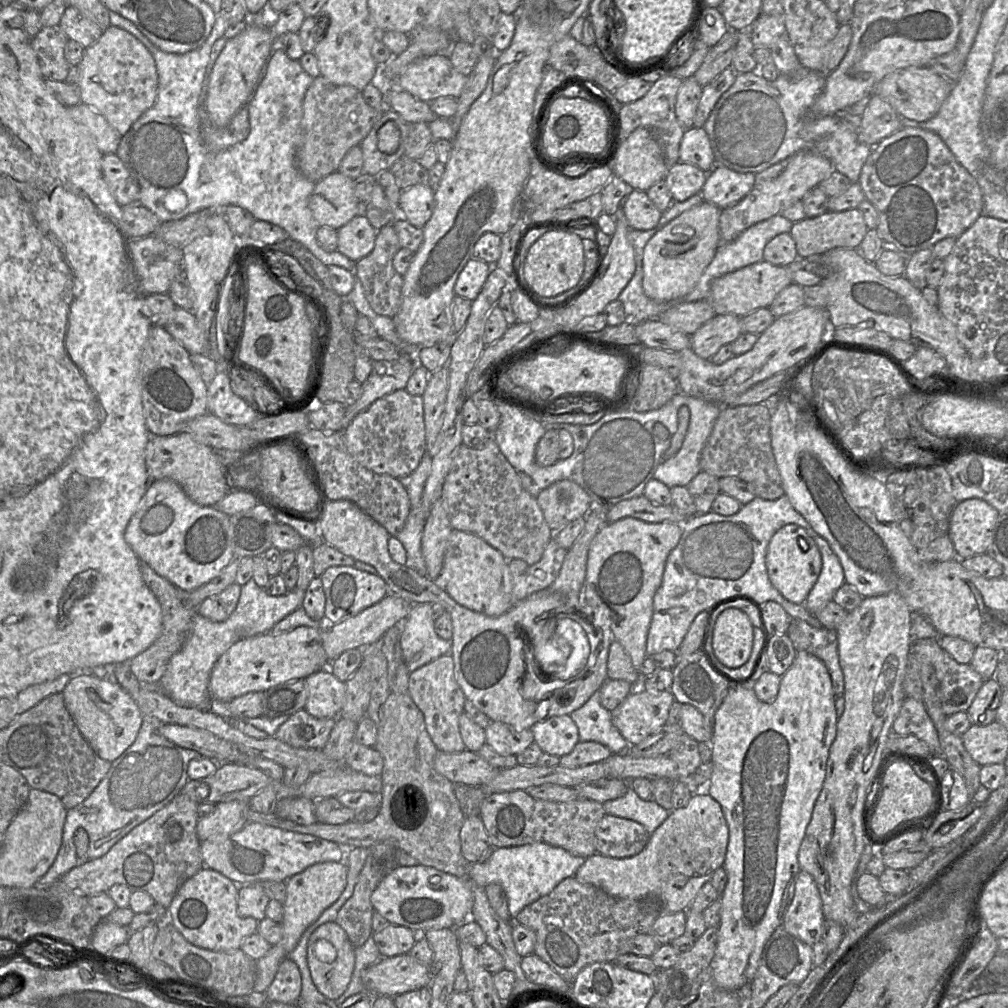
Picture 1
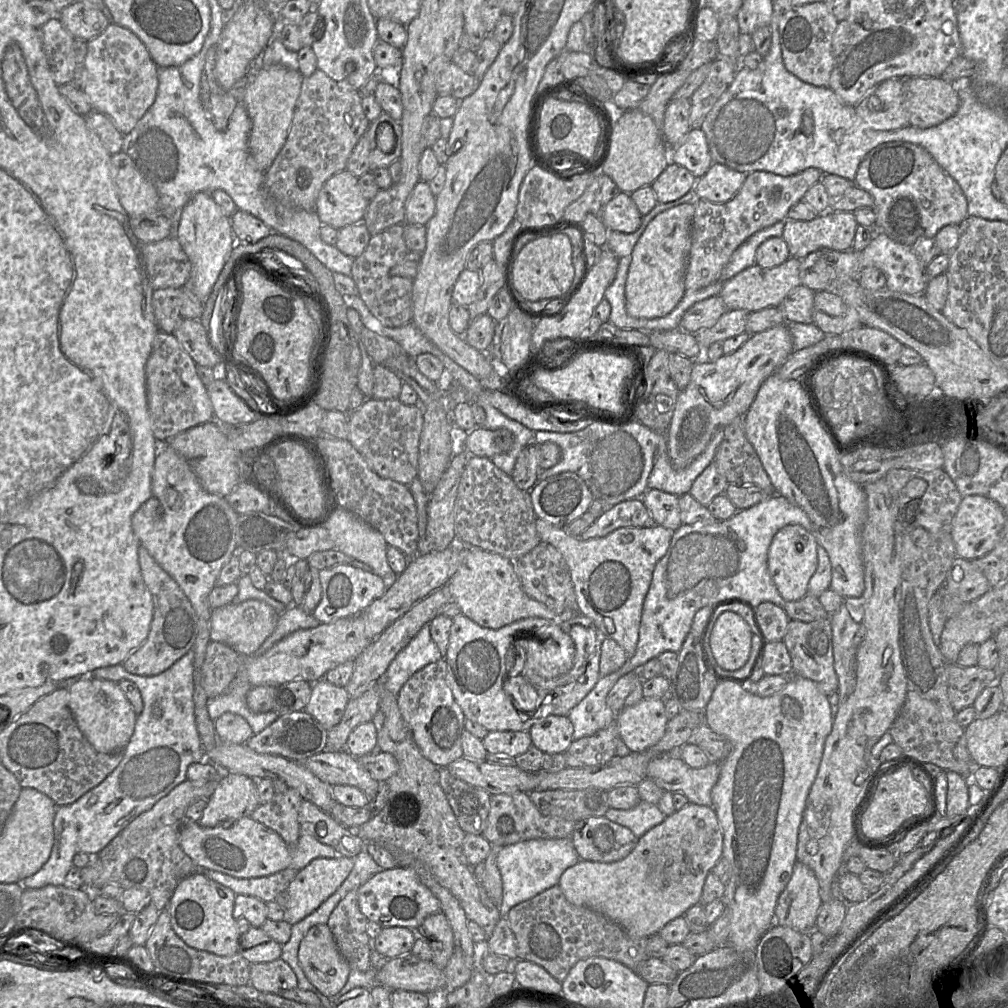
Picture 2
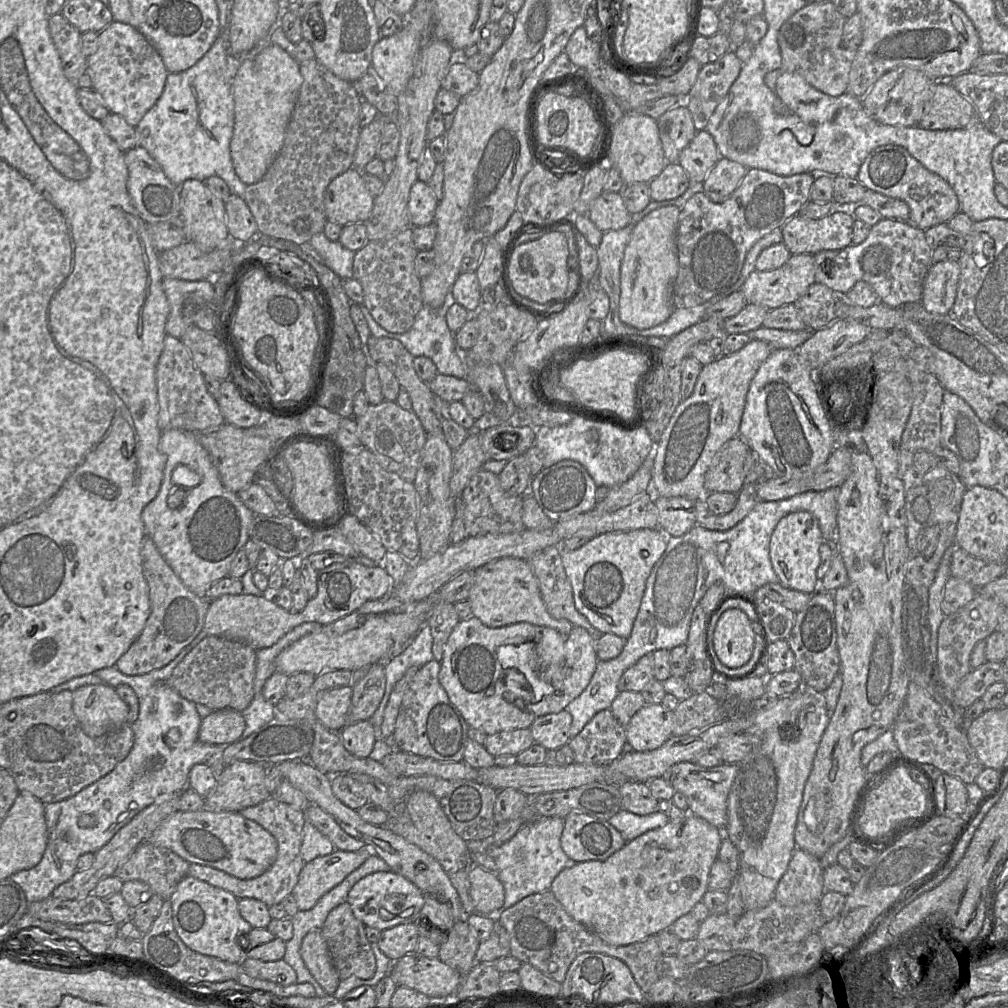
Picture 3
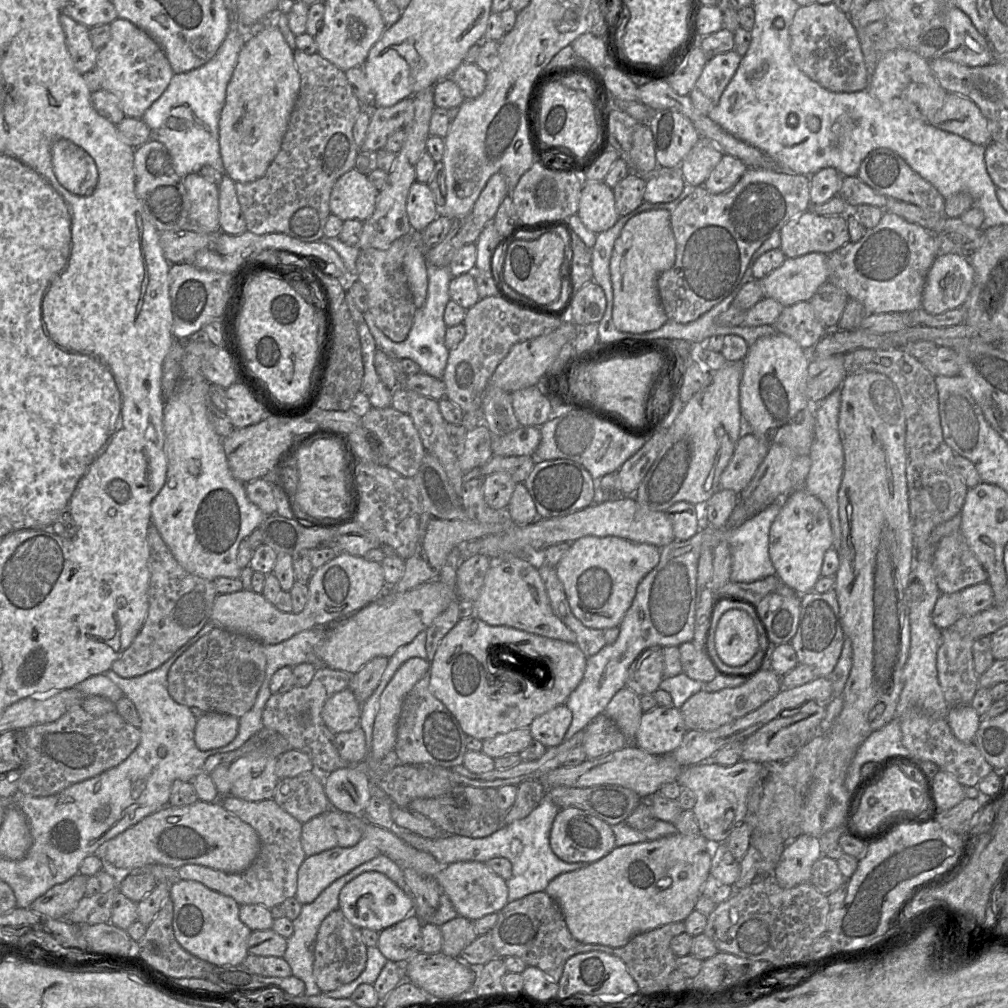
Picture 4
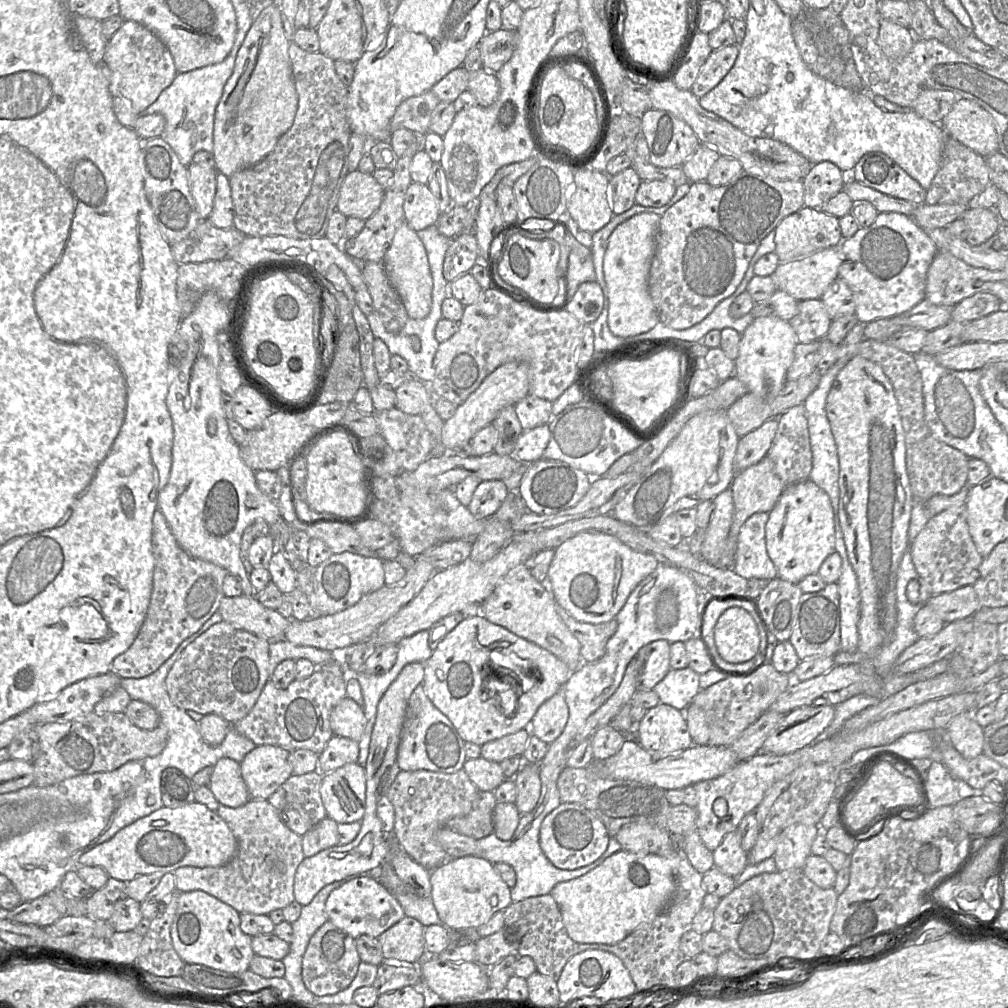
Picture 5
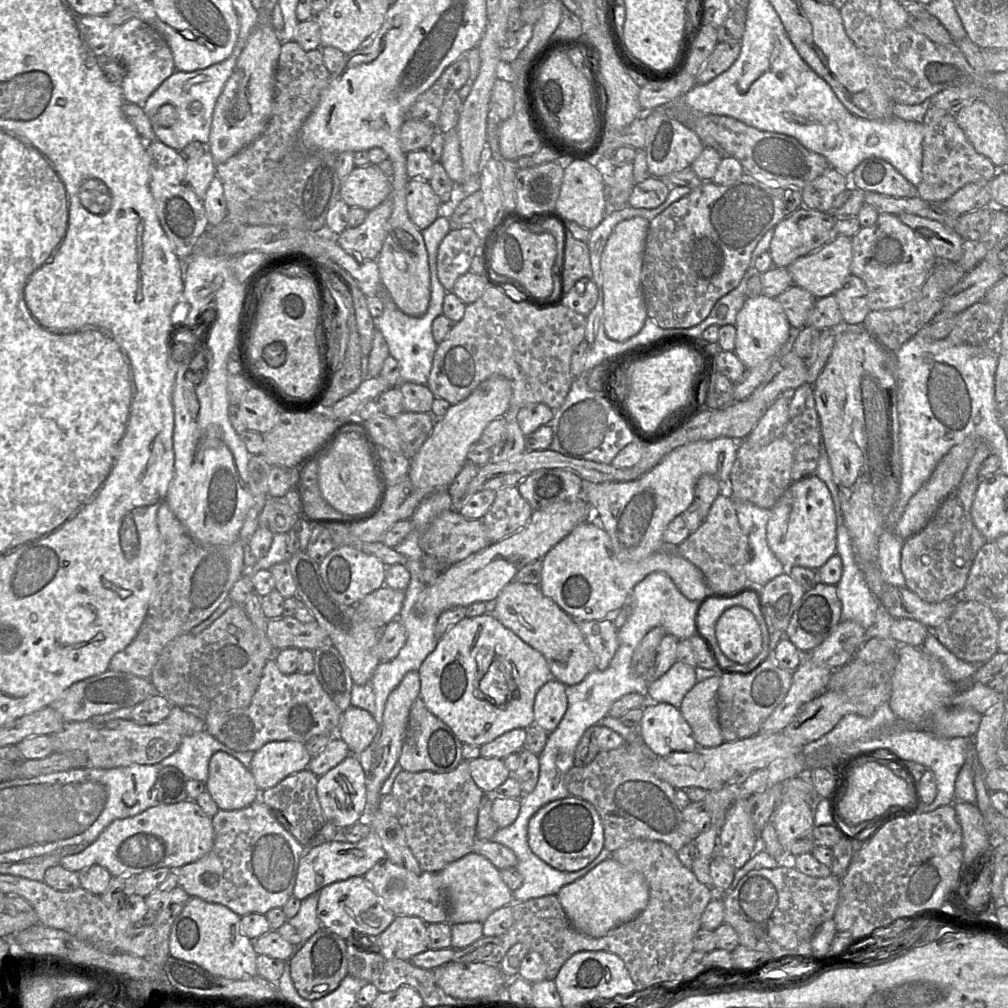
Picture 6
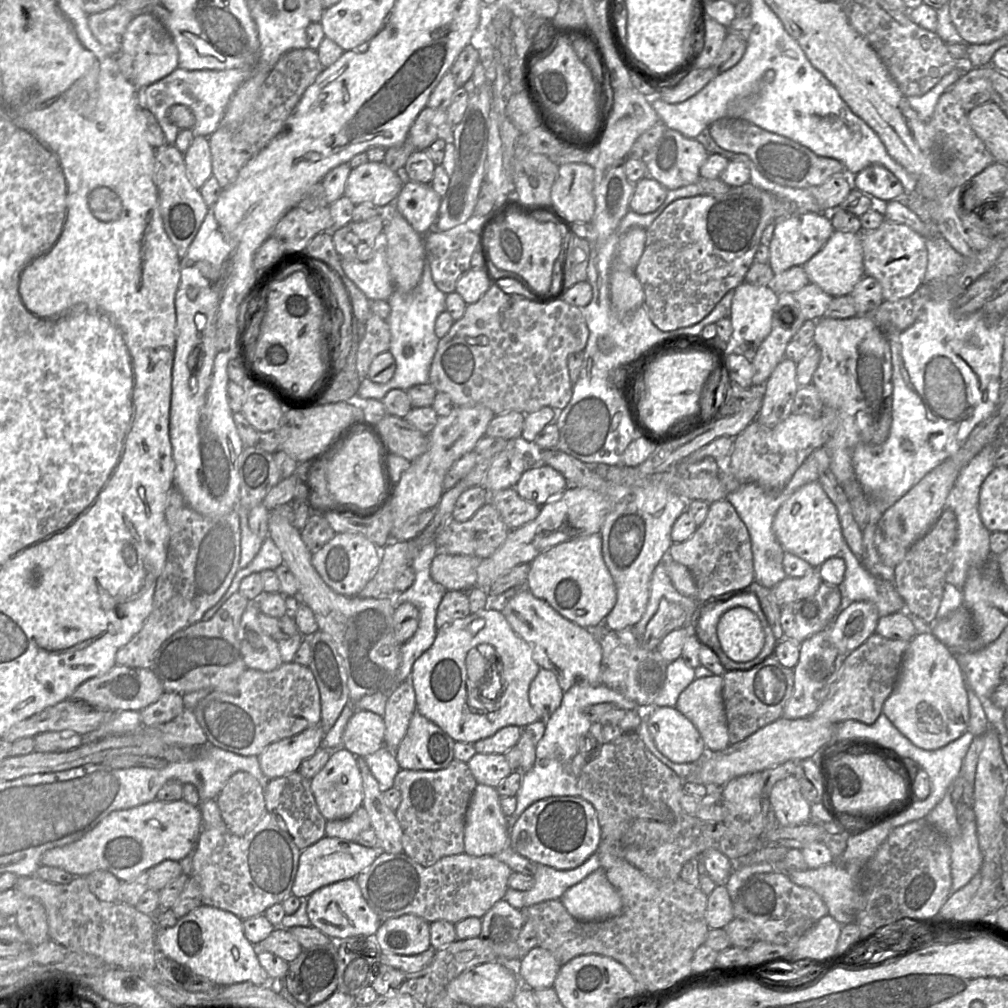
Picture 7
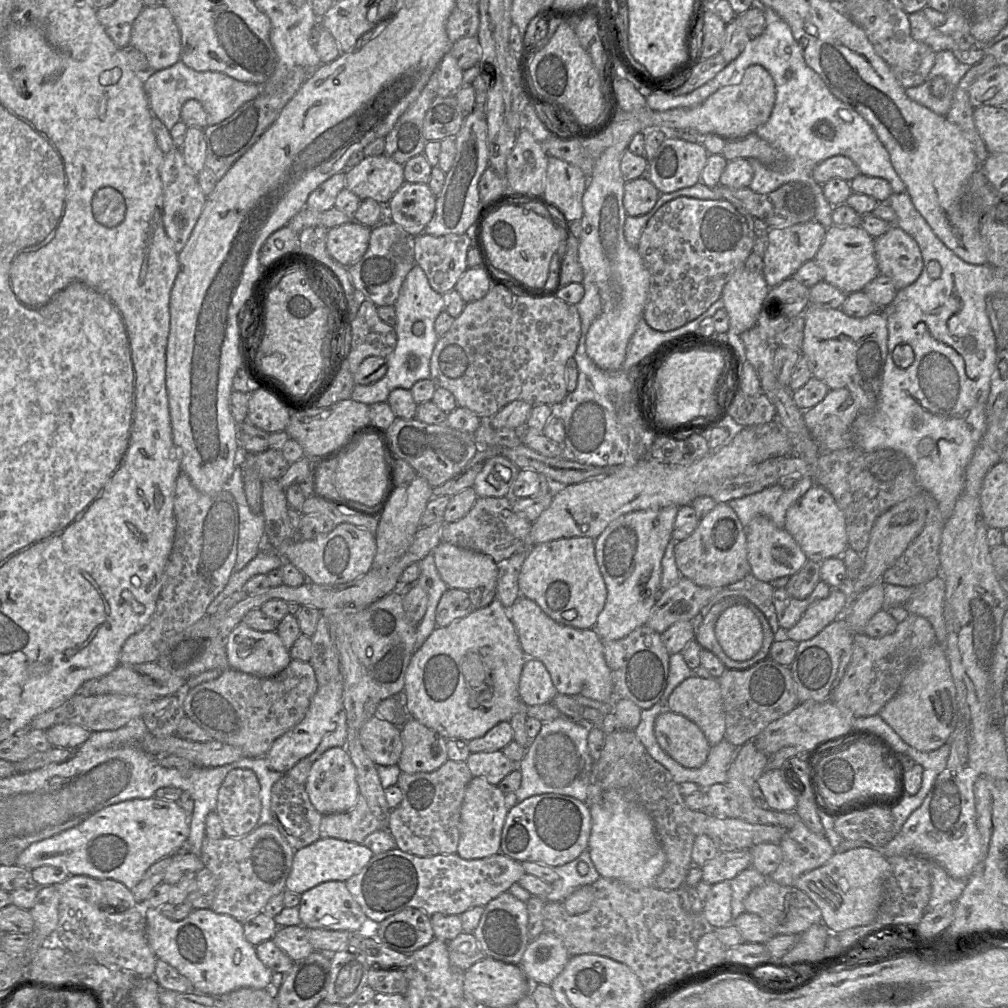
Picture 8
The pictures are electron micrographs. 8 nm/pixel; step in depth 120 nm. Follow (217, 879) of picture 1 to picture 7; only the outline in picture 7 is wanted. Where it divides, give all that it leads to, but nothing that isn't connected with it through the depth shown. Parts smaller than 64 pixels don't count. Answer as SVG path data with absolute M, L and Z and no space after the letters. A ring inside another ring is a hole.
M200 905L178 919L173 927L156 932L156 950L207 978L216 986L251 982L267 986L270 977L258 960L258 949L244 935L243 920L231 912Z

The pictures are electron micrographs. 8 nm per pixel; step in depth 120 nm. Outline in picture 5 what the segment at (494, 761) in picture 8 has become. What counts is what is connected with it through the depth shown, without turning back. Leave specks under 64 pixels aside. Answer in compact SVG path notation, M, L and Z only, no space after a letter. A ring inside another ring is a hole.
M482 757L466 759L463 769L479 791L494 792L506 780L499 763Z

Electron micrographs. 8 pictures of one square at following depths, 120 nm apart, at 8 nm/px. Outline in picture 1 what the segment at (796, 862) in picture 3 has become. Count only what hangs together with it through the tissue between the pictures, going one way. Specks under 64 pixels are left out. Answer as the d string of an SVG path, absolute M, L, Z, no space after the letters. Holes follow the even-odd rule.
M800 871L781 927L791 936L812 946L820 941L824 920L816 883L809 873Z

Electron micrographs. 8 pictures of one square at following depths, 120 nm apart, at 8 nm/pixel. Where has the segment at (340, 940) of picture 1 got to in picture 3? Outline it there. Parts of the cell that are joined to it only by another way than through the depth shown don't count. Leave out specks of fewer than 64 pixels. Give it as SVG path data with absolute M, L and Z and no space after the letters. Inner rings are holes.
M312 929L303 938L301 957L315 980L327 995L333 995L340 982L321 929Z

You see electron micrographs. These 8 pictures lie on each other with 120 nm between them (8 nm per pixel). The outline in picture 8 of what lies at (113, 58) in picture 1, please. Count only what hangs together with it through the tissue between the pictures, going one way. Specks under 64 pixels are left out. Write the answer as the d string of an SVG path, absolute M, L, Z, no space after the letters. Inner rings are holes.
M165 5L145 6L131 28L130 46L142 52L149 63L150 72L166 69L181 58L181 34L170 10Z

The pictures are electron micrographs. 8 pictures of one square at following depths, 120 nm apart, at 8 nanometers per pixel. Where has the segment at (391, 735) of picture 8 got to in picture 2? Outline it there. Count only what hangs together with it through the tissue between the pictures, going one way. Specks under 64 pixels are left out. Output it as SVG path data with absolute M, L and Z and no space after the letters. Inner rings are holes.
M322 678L312 684L304 710L329 731L341 720L349 700L345 687L336 686Z

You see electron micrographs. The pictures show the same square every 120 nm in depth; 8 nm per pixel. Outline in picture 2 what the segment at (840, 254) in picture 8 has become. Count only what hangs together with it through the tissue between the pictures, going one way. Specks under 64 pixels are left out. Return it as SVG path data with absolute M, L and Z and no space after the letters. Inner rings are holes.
M791 256L784 263L773 268L762 268L754 264L727 280L719 296L729 310L746 310L752 313L765 308L778 307L790 291L802 284L799 276L800 264L800 259Z

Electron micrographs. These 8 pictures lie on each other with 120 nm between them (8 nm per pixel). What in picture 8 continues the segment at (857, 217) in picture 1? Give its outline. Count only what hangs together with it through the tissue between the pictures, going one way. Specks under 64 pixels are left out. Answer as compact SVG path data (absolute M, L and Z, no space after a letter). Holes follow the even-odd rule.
M813 220L806 223L785 227L771 228L767 232L767 246L762 257L763 276L767 285L772 288L793 274L809 260L813 260L824 241L827 228Z

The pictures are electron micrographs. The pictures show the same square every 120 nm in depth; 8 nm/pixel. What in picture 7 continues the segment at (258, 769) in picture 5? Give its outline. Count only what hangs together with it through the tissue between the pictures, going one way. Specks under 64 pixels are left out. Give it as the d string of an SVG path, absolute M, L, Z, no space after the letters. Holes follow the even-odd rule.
M318 724L297 735L271 743L258 755L263 774L272 780L298 771L302 762L321 748L324 735Z

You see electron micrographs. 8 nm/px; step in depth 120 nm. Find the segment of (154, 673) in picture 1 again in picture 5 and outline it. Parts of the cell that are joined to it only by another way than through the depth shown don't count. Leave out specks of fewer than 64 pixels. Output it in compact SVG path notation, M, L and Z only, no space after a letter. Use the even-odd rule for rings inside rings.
M159 509L153 515L152 544L155 568L146 617L133 644L111 664L110 672L120 678L143 678L155 672L186 638L197 632L215 613L225 596L222 585L228 572L183 550Z

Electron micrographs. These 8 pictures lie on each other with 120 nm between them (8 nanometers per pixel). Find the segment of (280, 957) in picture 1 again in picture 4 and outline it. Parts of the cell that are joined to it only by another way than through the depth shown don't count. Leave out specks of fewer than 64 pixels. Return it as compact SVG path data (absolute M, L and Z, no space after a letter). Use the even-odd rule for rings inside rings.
M367 838L348 848L334 848L306 857L298 869L294 898L302 905L312 903L332 882L376 856L380 850Z

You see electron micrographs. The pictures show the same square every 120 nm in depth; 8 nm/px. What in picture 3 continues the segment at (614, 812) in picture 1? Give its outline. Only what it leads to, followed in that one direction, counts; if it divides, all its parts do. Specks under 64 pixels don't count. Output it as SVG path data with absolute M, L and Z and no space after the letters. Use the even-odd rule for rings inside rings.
M662 809L648 815L637 815L626 810L620 810L608 820L620 832L626 842L649 830L661 828L669 821L670 818Z

